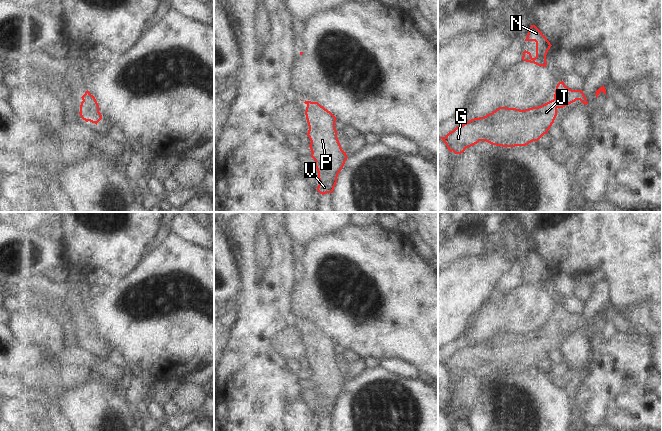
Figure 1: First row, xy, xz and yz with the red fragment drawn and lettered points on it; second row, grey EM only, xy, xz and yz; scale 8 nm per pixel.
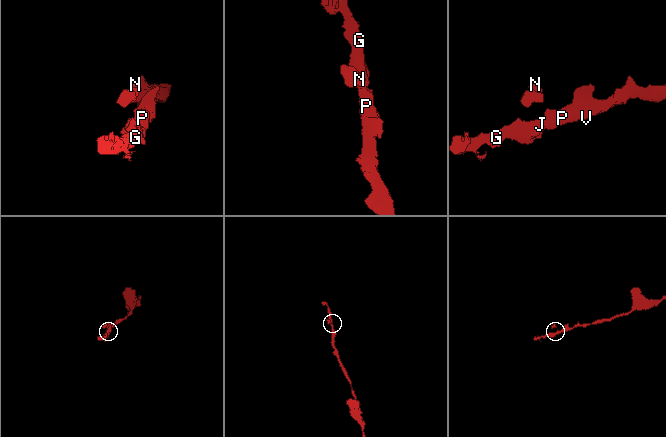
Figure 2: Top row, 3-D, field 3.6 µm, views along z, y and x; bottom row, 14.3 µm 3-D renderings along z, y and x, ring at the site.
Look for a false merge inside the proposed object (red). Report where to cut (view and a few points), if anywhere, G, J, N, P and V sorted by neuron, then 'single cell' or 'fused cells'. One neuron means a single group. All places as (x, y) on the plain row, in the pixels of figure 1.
no cut | G J N P V | single cell

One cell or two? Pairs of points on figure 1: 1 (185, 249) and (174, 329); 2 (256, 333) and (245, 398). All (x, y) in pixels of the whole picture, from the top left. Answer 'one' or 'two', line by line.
1: one
2: one

